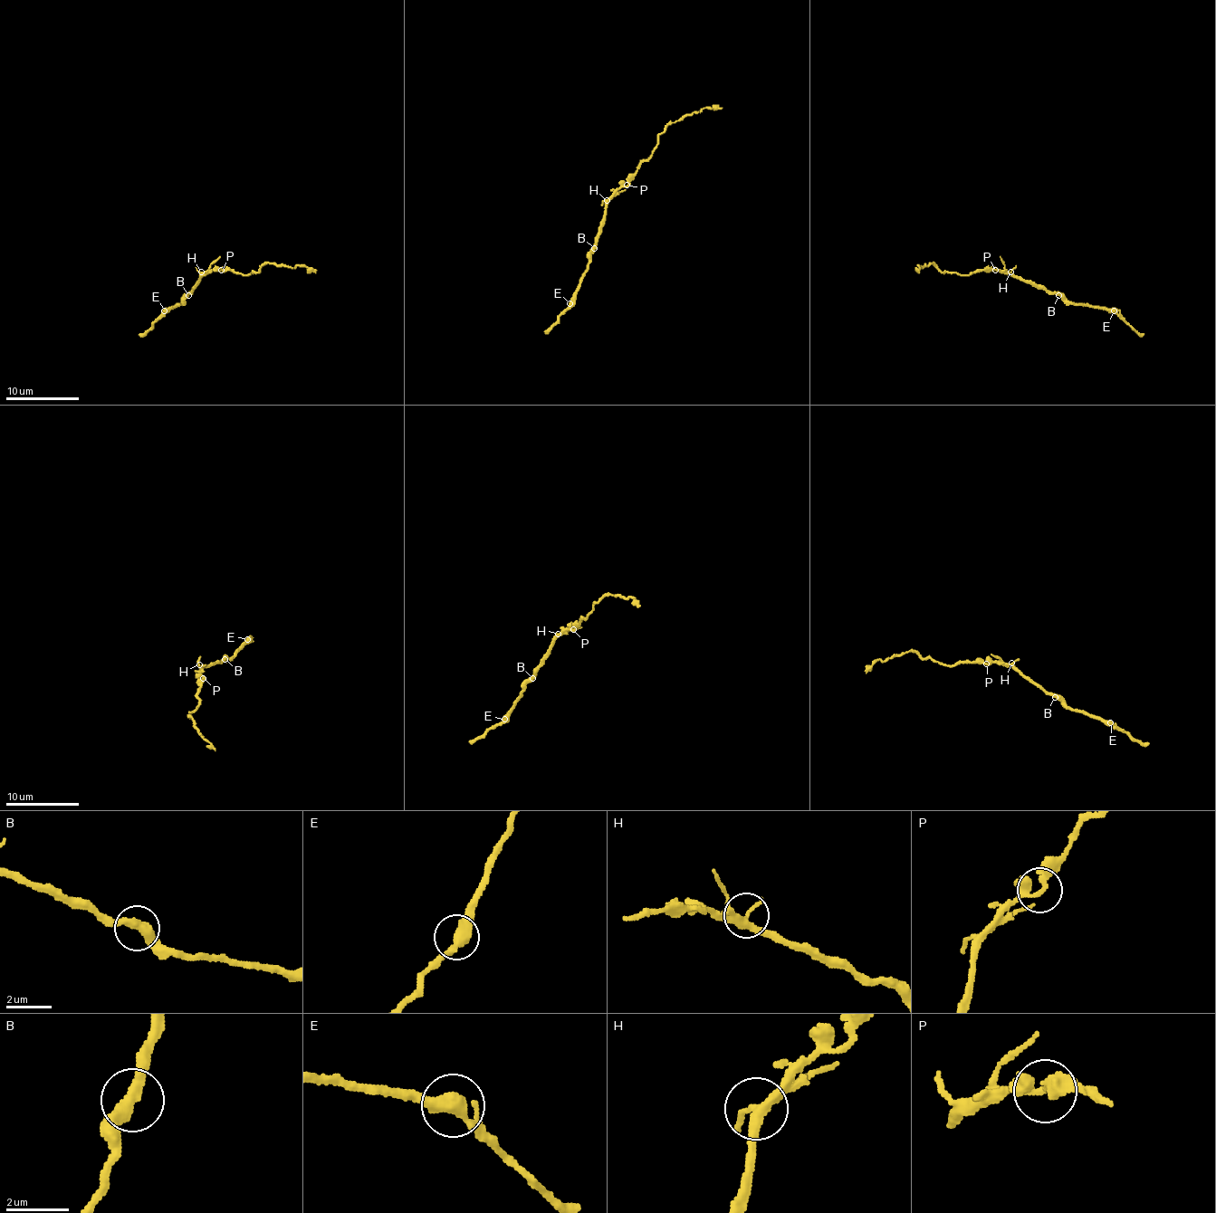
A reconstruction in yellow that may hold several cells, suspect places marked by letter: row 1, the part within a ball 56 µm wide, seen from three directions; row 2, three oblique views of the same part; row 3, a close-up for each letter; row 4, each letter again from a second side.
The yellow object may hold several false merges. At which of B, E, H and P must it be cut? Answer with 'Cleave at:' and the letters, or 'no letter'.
Cleave at: no letter

